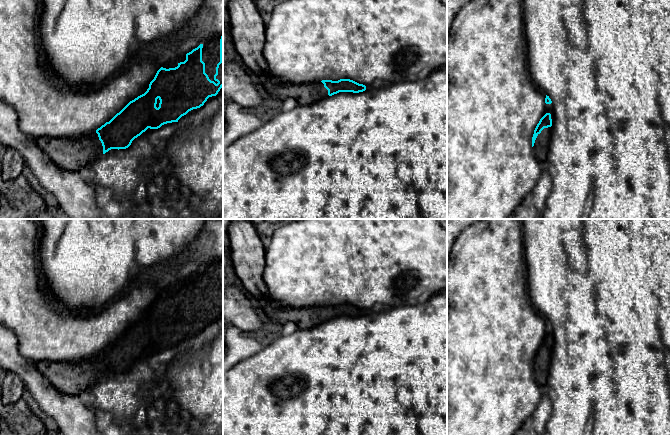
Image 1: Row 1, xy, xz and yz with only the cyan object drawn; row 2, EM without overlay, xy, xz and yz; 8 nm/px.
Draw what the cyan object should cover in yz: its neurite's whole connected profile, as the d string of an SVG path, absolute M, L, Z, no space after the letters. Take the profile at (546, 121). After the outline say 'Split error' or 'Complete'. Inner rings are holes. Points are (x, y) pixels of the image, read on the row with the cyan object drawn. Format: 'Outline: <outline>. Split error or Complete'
Outline: M546 113L537 124L532 137L532 150L541 165L547 164L551 136L551 114Z. Split error

